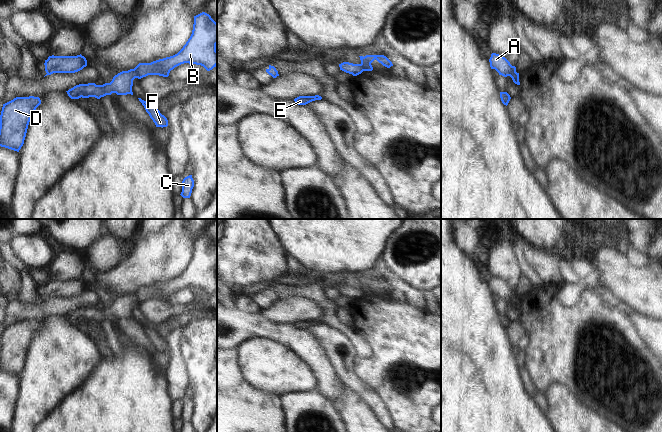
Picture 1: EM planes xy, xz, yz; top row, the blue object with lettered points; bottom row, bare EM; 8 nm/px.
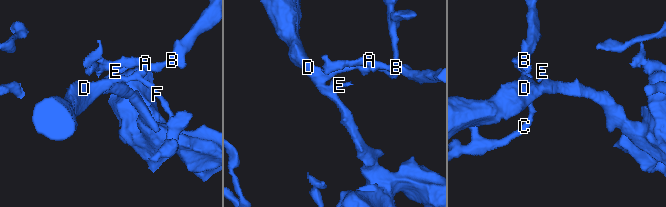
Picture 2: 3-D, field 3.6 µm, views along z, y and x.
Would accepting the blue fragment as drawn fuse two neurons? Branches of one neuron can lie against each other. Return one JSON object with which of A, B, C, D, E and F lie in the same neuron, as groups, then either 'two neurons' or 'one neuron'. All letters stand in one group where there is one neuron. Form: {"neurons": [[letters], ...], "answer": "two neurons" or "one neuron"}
{"neurons": [["A", "B"], ["C", "D", "E", "F"]], "answer": "two neurons"}

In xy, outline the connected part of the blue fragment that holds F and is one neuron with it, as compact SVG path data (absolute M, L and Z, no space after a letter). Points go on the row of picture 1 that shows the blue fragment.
M138 98L139 101L144 106L146 112L149 114L150 118L155 123L156 127L167 127L168 126L168 120L167 118L160 113L158 109L147 103L146 101L142 100L141 98Z

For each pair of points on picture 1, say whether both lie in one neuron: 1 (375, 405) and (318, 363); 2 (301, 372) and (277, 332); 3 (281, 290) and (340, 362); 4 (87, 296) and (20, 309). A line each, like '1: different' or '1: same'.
1: different
2: different
3: different
4: same

